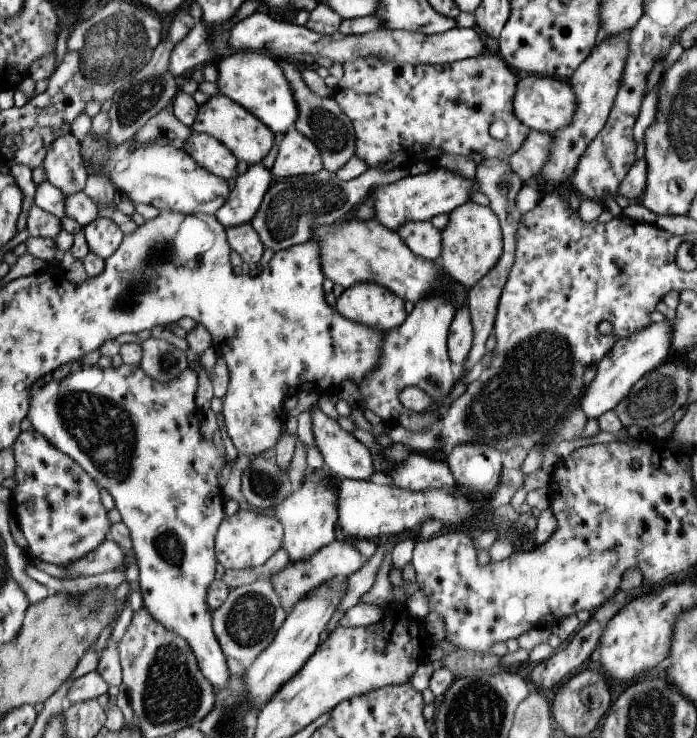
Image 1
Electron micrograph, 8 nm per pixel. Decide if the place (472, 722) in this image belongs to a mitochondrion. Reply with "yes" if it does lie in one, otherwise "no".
yes

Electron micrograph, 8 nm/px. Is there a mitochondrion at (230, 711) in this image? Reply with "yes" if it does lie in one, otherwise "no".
yes

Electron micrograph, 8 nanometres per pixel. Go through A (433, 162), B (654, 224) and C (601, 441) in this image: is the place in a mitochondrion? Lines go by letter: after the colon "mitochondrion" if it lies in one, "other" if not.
A: other
B: other
C: other

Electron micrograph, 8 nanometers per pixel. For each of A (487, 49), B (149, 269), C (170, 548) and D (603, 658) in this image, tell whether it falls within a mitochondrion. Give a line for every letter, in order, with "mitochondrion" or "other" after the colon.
A: other
B: mitochondrion
C: mitochondrion
D: other

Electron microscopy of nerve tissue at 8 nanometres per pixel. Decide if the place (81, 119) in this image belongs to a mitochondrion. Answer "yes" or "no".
no

